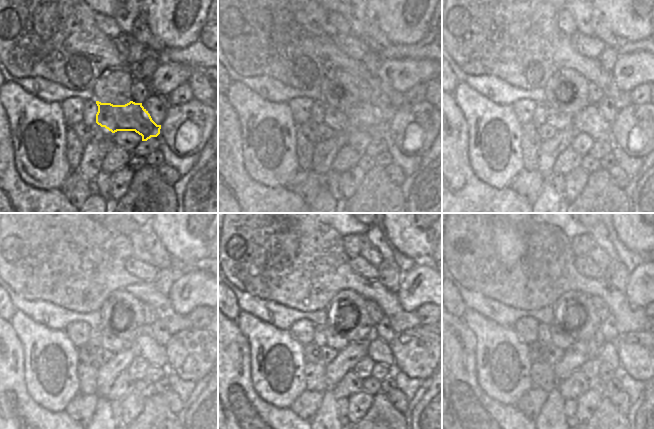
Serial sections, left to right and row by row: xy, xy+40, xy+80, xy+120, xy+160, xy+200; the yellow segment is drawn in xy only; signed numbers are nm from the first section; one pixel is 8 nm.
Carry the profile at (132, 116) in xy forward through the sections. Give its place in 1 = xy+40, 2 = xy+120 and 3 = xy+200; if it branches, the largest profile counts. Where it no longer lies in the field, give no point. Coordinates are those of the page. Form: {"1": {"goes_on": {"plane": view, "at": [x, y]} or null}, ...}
{"1": {"goes_on": {"plane": "xy+40", "at": [363, 117]}}, "2": {"goes_on": {"plane": "xy+120", "at": [145, 346]}}, "3": {"goes_on": {"plane": "xy+200", "at": [608, 354]}}}

